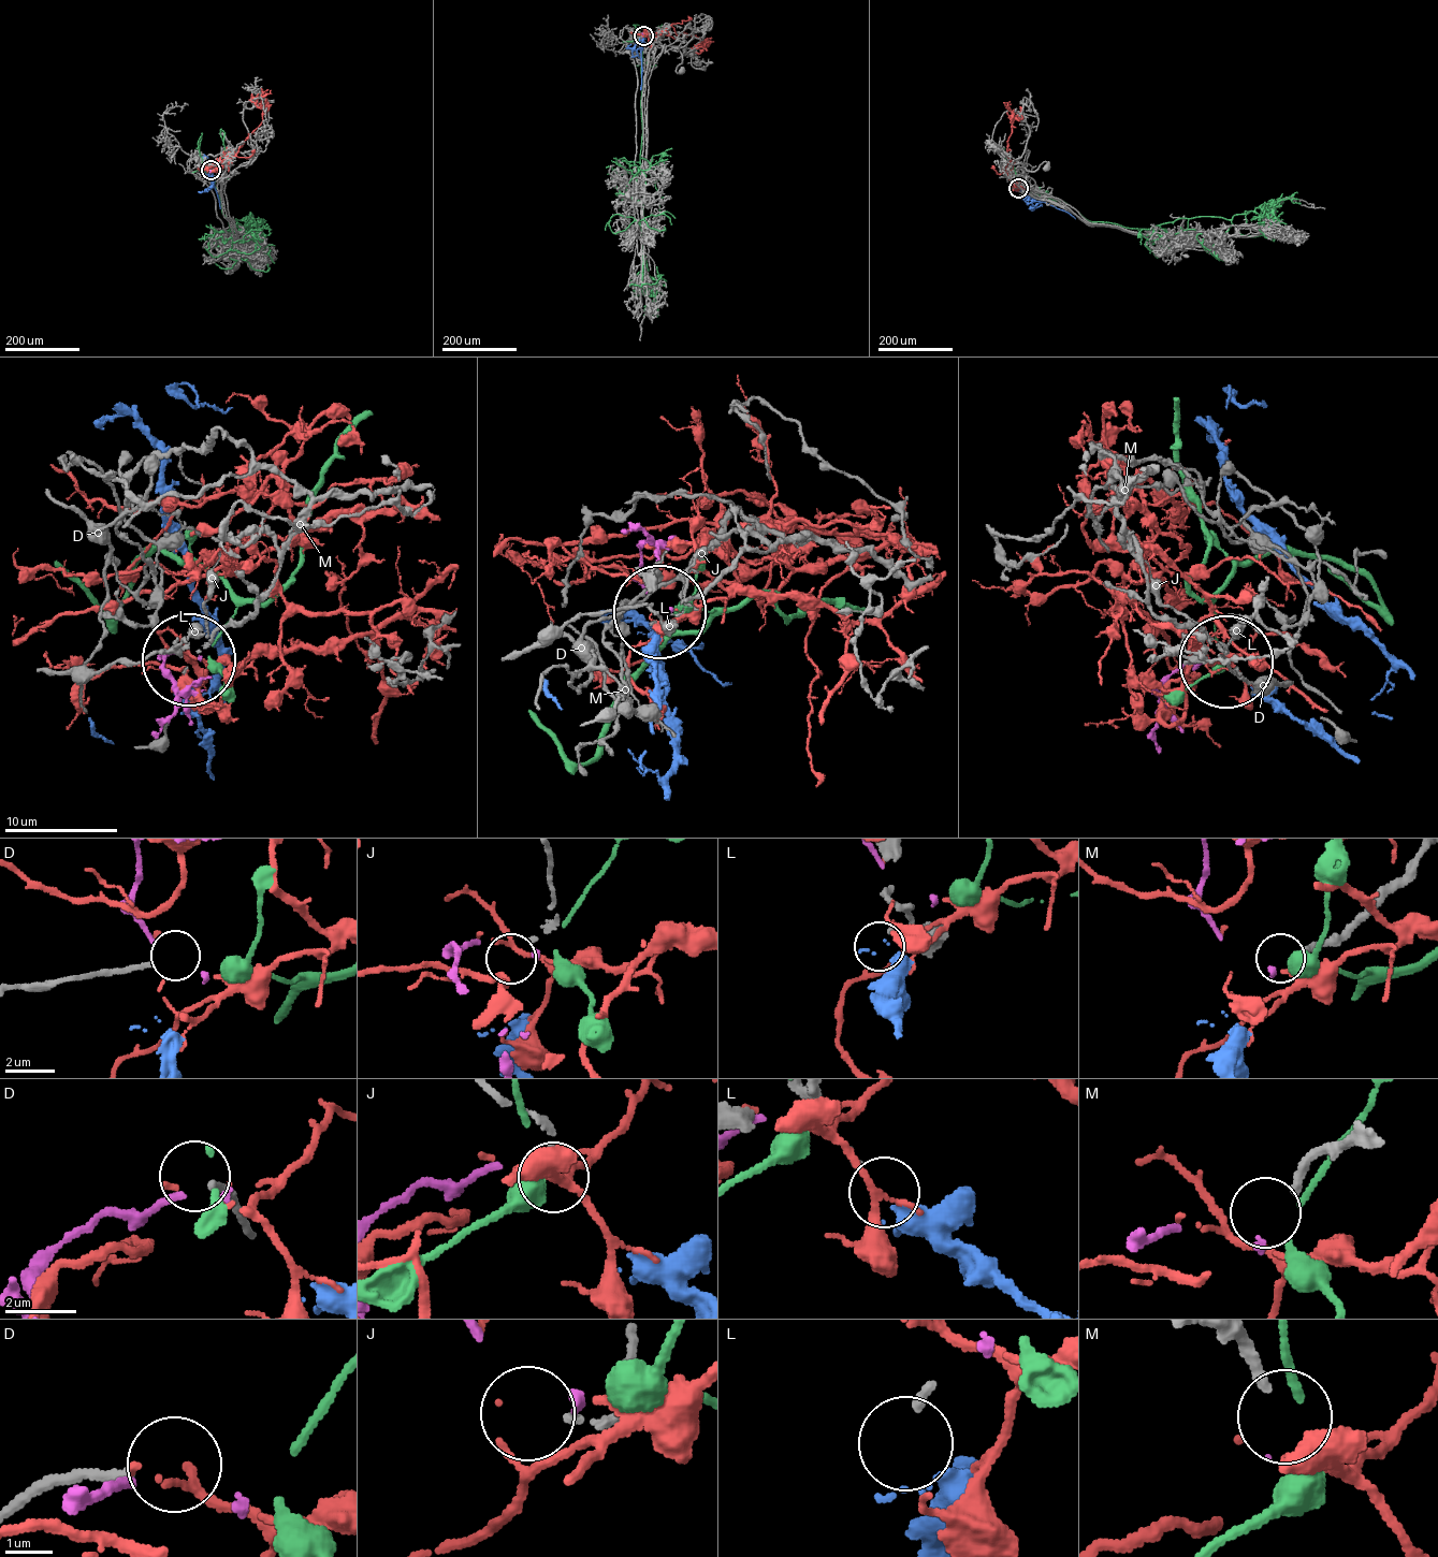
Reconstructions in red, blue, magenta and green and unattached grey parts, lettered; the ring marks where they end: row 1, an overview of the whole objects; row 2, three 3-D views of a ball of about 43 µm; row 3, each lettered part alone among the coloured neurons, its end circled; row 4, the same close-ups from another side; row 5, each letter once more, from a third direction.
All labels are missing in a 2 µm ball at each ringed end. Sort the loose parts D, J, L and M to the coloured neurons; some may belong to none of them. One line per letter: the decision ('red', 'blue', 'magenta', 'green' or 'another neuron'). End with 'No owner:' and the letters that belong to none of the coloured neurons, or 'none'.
D: another neuron
J: another neuron
L: blue
M: magenta
No owner: D, J

